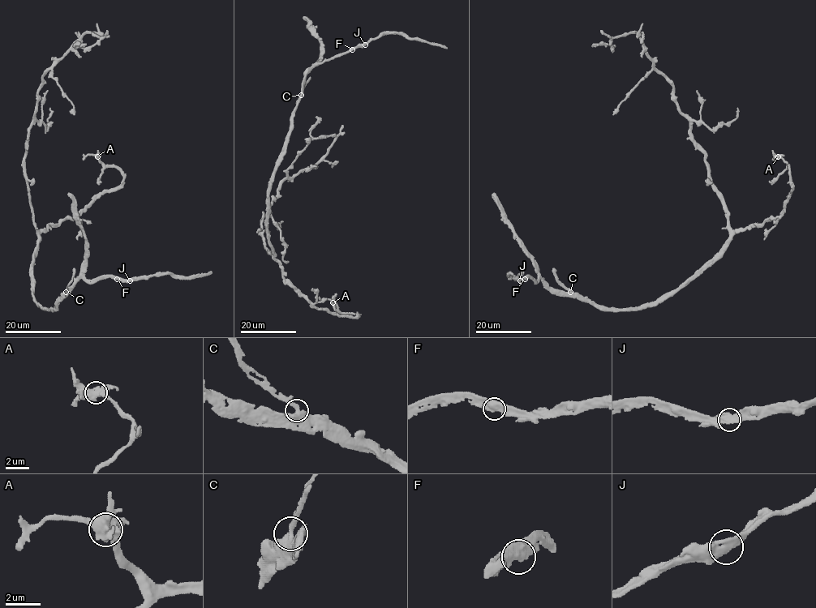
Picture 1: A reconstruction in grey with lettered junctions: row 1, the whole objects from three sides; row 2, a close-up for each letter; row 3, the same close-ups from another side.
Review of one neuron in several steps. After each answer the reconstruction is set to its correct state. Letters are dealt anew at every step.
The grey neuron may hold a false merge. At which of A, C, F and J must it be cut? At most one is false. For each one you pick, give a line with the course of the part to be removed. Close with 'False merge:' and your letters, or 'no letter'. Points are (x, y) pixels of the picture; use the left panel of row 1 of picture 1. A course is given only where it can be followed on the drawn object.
False merge: no letter

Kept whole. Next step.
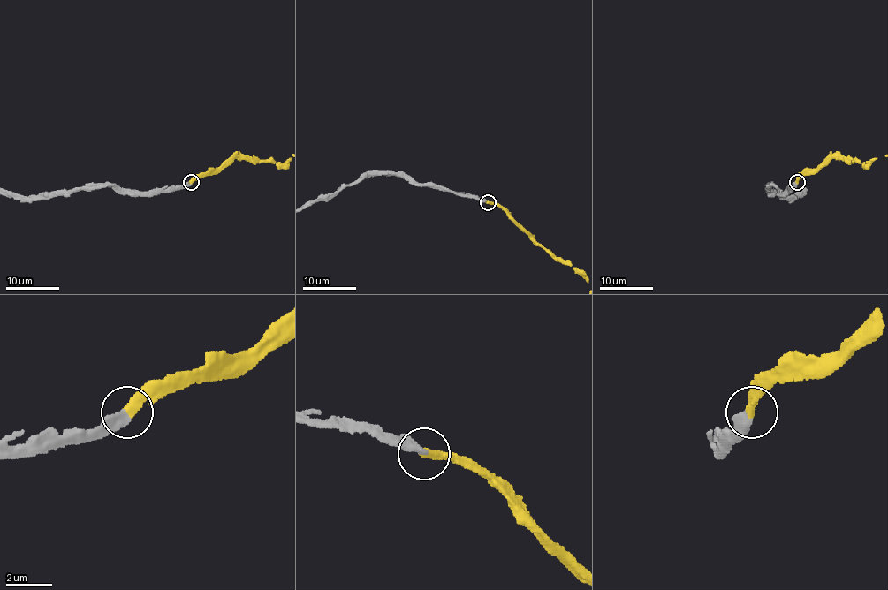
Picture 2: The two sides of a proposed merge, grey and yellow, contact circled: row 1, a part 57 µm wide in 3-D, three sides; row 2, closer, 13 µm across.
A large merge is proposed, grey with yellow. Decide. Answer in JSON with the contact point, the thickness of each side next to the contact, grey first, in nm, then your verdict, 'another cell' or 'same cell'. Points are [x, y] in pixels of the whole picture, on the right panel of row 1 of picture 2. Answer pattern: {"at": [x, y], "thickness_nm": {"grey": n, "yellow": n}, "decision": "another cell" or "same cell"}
{"at": [797, 182], "thickness_nm": {"grey": 400, "yellow": 440}, "decision": "same cell"}

